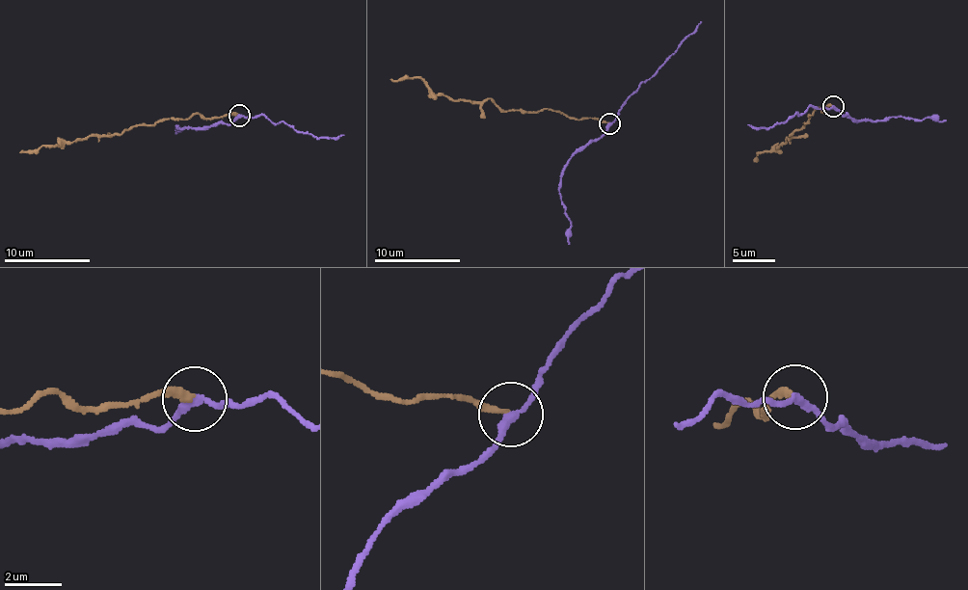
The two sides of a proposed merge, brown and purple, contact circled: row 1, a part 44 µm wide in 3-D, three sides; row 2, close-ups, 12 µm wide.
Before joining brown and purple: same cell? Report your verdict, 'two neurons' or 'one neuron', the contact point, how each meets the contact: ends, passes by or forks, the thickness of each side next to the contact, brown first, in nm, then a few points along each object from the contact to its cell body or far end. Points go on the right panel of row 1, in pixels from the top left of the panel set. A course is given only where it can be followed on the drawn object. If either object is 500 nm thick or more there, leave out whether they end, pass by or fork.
two neurons; place (833, 106); brown ends; purple passes by; calibres 240 and 240 nm; course brown (831, 106), (822, 113), (818, 108), (789, 138), (758, 153), (755, 162); course purple (833, 106), (851, 119), (873, 120), (899, 116), (946, 120)

